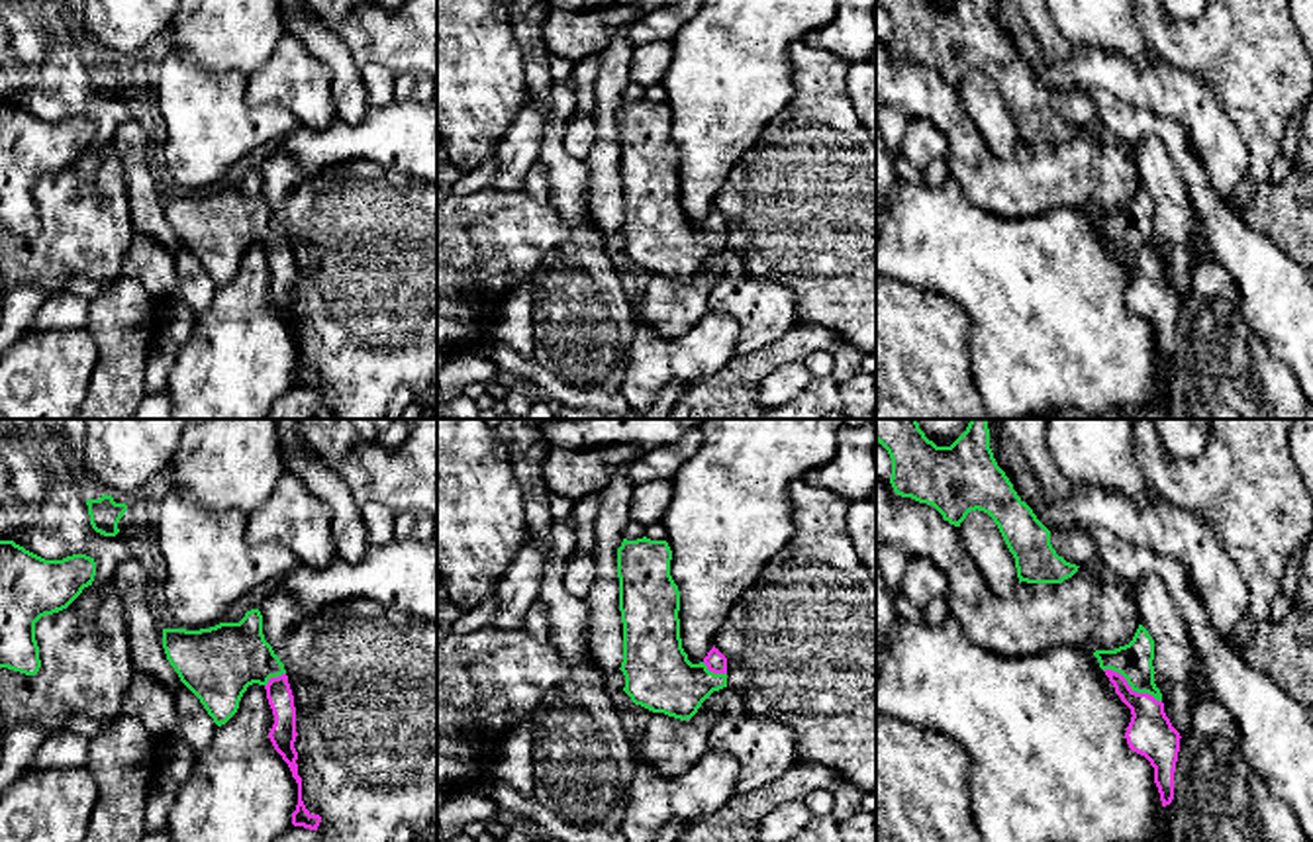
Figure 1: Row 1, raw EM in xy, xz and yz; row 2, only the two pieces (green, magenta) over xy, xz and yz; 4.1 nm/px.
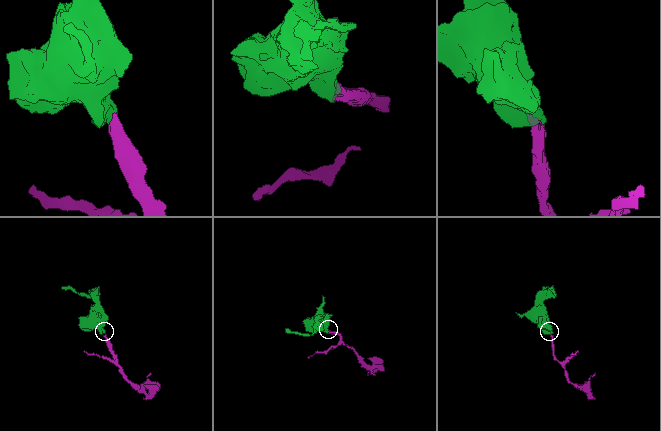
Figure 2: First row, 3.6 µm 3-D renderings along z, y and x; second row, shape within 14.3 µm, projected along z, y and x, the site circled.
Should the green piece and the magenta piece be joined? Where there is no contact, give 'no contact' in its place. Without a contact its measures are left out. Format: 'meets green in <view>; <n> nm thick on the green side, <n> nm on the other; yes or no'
meets green in yz; 150 nm thick on the green side, 190 nm on the other; yes

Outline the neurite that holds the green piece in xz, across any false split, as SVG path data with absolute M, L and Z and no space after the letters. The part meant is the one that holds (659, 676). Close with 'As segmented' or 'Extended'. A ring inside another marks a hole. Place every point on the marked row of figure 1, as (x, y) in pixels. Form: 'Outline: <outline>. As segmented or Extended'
Outline: M623 538L617 548L619 611L623 623L623 691L635 705L653 713L688 721L702 703L727 687L727 658L713 646L700 664L692 664L680 638L680 591L670 576L672 550L666 540Z. Extended

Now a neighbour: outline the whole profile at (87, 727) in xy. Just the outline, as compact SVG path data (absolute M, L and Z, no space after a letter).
M76 715L76 717L69 719L65 728L69 728L73 732L80 732L86 738L94 738L100 730L110 728L116 721L118 721L118 717L108 719L108 721L92 721L92 719Z

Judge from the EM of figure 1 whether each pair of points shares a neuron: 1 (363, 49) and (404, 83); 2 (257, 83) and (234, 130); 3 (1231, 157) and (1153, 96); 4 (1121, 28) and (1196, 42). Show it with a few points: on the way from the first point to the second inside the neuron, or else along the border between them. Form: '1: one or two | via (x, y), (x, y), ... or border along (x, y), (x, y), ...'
1: two | border along (416, 71), (400, 71), (396, 75)
2: two | border along (245, 77), (251, 104), (292, 112)
3: one | via (1212, 138), (1172, 98)
4: two | border along (1135, 20), (1145, 42), (1159, 55)

